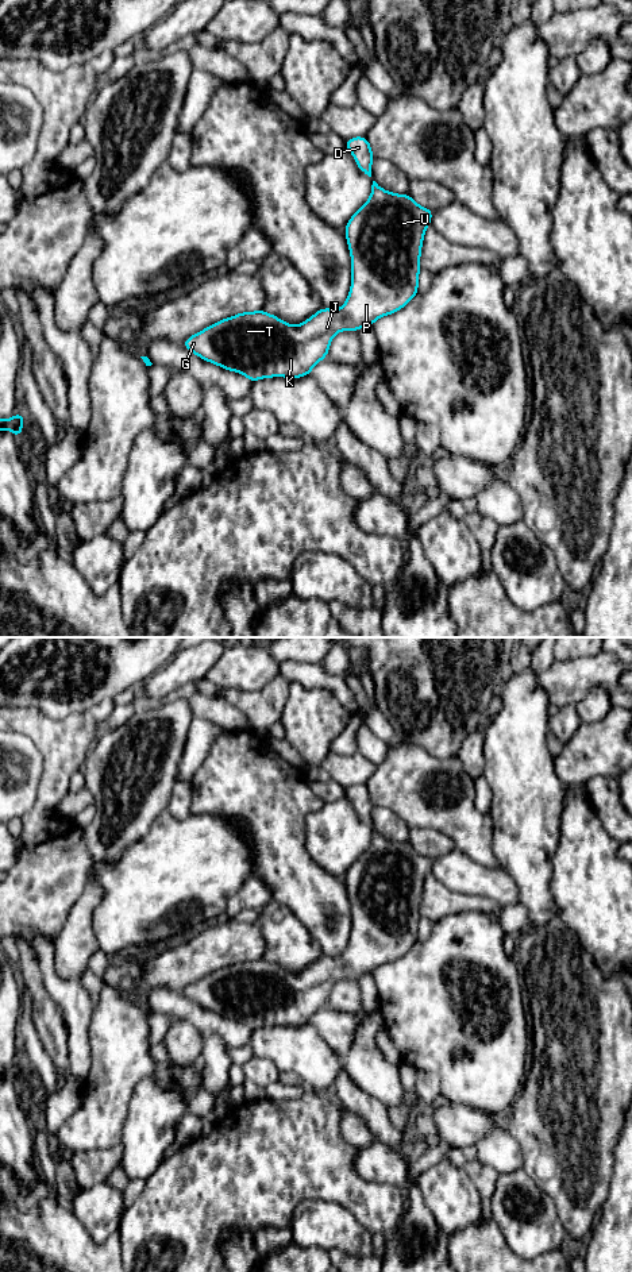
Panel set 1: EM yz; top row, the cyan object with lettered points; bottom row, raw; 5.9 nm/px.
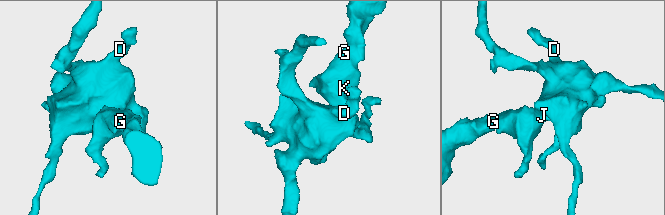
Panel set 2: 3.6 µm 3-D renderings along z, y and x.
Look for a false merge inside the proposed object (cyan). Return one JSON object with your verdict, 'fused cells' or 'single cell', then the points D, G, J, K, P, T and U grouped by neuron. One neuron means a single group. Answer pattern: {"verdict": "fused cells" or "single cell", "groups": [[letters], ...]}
{"verdict": "single cell", "groups": [["D", "G", "J", "K", "P", "T", "U"]]}

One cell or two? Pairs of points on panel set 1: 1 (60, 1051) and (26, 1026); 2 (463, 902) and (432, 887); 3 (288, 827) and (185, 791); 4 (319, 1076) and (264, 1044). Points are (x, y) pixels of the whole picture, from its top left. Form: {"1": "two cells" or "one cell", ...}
{"1": "two cells", "2": "one cell", "3": "two cells", "4": "one cell"}

